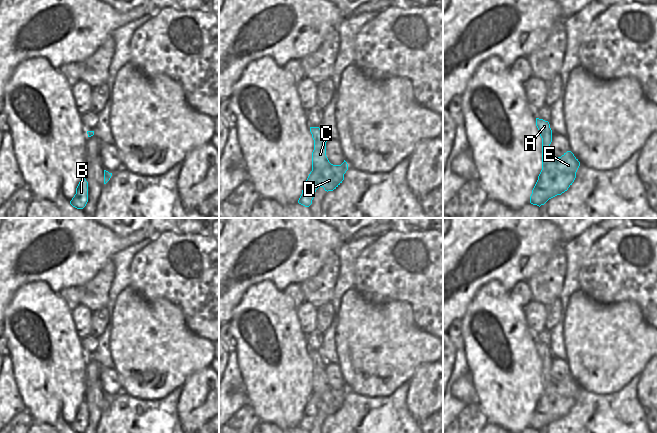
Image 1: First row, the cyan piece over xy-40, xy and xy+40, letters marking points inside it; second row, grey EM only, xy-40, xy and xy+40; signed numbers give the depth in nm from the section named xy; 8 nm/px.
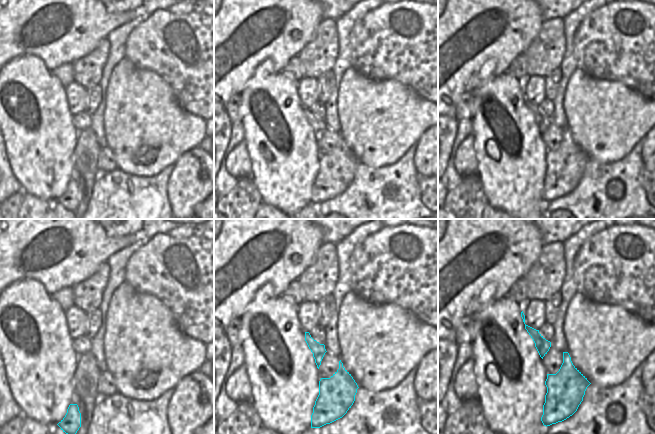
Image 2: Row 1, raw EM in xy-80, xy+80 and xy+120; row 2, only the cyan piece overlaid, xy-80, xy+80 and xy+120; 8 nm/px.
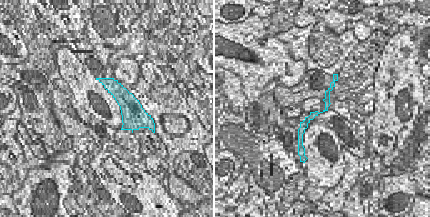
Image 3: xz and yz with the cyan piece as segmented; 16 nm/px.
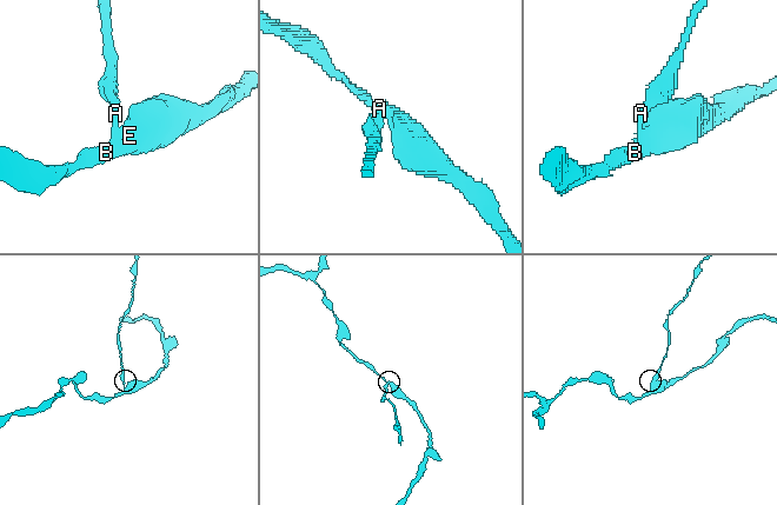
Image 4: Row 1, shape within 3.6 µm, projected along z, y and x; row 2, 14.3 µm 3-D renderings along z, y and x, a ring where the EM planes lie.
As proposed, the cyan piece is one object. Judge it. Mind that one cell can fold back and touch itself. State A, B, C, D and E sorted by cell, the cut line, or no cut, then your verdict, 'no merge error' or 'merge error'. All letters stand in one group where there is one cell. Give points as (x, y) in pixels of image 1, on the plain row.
A C / B D E | xy (330, 387), (322, 394), (317, 403) | merge error

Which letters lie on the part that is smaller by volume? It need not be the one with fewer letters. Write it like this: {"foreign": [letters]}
{"foreign": ["A", "C"]}

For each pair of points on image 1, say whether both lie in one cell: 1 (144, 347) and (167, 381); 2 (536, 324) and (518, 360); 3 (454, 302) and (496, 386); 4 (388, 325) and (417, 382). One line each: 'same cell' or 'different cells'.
1: same cell
2: different cells
3: different cells
4: different cells

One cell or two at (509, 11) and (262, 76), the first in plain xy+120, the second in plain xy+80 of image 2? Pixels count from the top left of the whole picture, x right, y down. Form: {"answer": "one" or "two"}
{"answer": "two"}

